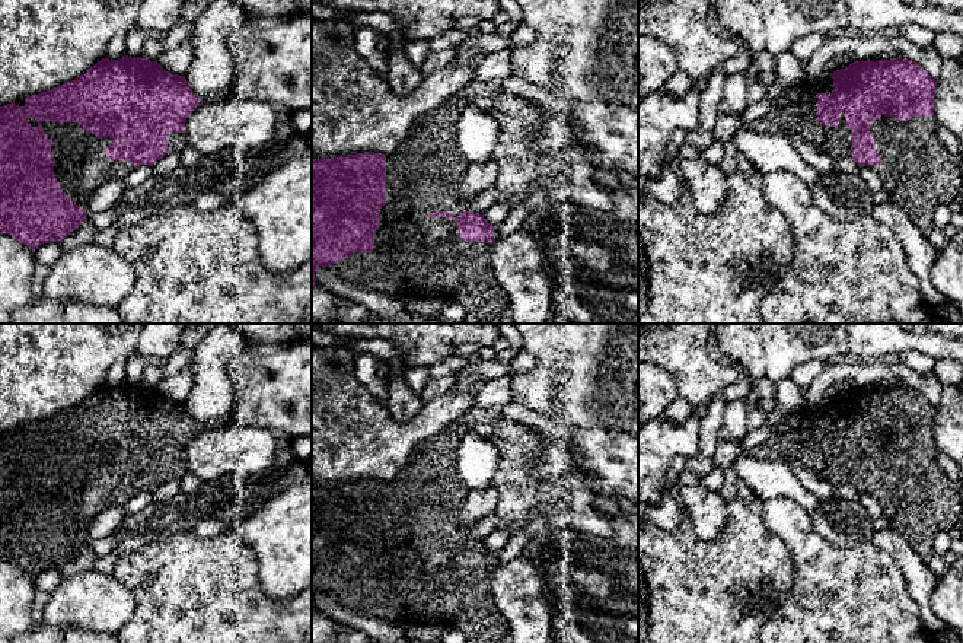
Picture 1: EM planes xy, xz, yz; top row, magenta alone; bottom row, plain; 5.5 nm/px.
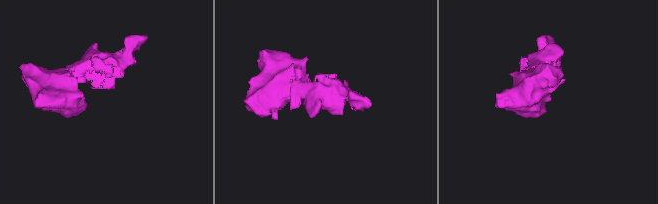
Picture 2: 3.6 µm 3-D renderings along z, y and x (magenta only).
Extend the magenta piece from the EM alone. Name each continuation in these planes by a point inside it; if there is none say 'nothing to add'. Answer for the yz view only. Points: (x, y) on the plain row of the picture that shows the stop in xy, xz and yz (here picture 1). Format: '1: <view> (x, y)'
1: yz (800, 443)

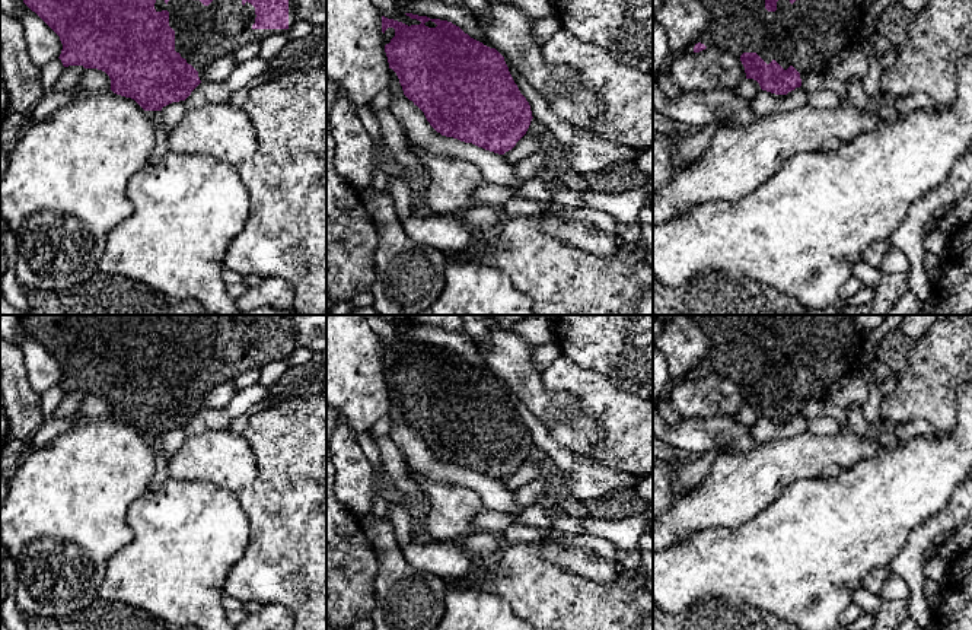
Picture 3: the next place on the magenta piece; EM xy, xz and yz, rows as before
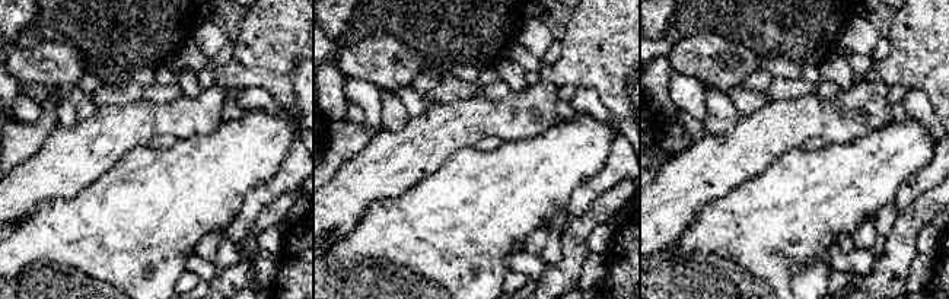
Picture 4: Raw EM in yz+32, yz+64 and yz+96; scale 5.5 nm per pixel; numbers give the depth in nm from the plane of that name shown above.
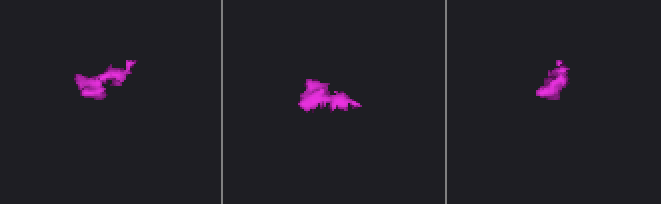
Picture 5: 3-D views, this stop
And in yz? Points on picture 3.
1: yz (809, 360)

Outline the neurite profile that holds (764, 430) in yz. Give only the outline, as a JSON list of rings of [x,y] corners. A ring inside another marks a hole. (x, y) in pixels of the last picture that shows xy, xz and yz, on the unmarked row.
[[[800,413],[787,421],[775,421],[767,417],[761,417],[750,426],[750,435],[756,445],[762,445],[771,440],[788,439],[797,436],[807,429],[807,417]]]

